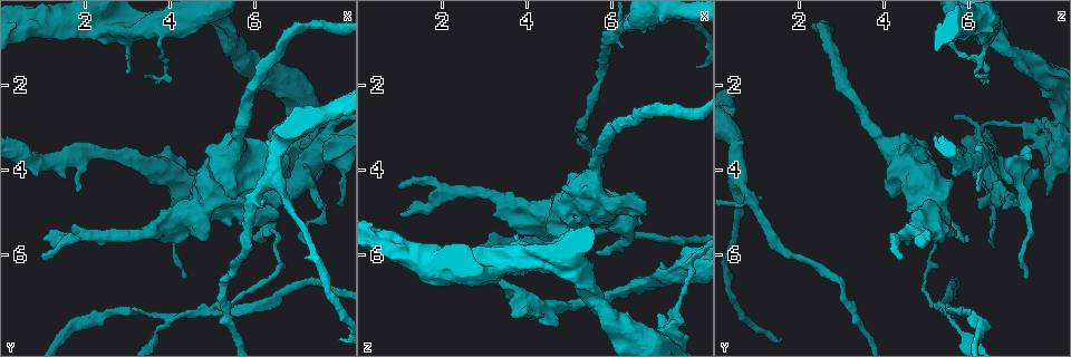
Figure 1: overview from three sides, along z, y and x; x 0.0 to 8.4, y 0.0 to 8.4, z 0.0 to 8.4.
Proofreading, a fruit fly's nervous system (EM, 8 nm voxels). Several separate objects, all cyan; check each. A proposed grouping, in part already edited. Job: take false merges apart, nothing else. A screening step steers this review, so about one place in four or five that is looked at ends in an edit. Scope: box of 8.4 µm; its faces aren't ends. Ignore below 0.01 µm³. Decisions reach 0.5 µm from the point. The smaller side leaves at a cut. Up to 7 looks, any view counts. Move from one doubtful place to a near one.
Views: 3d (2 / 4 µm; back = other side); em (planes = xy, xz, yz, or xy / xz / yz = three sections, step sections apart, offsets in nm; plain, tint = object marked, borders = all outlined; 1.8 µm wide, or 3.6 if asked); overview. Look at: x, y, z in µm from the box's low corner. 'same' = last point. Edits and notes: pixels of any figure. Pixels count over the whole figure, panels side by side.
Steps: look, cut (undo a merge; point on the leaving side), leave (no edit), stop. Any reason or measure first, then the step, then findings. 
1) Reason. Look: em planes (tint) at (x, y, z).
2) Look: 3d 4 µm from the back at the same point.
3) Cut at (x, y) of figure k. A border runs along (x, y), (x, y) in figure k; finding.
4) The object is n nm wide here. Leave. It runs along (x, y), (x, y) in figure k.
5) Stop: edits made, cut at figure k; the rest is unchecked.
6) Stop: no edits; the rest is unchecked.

Calibre changes. Look: em 3.6 µm planes (tint) at (7.40, 3.30, 7.75).

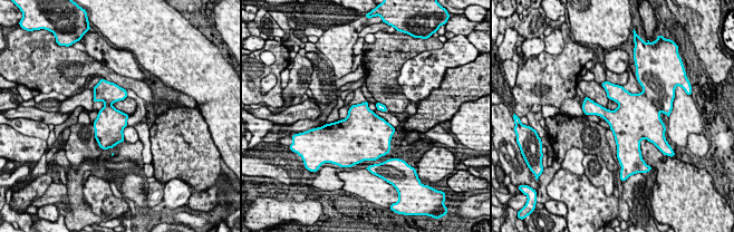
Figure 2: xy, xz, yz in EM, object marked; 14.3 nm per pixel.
The object is 420 nm wide here. Leave. One cell here.

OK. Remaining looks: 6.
Abrupt turn. Look: em xz step 4 (tint) at (6.40, 5.30, 5.65).

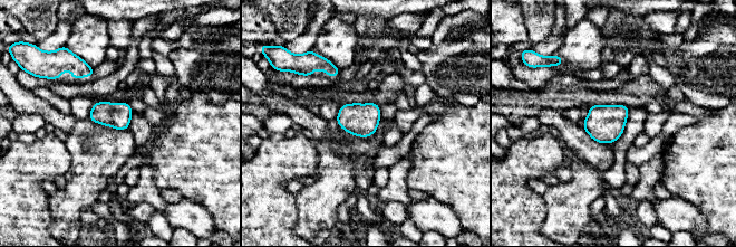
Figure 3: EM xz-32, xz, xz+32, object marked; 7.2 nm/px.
Look: em planes (tint) at the same point.

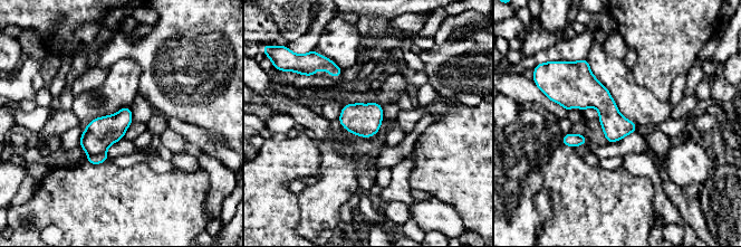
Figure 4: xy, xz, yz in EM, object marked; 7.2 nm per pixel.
Cut at (97, 159) of figure 4. Two cells meet here.

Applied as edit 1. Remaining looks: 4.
Look: overview.

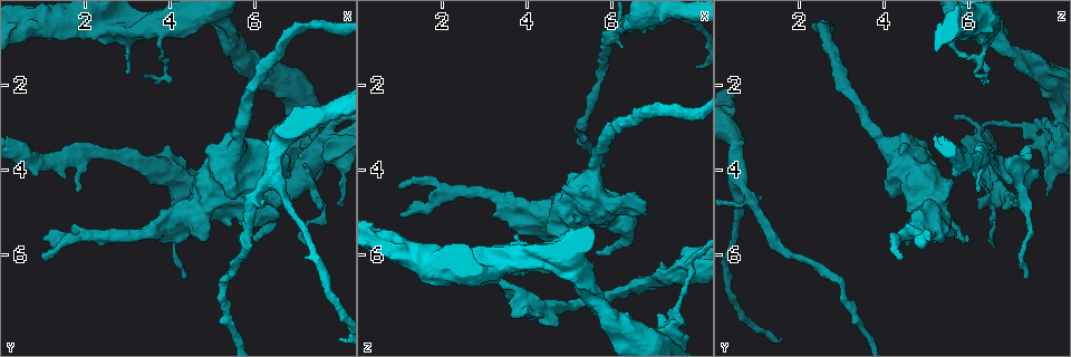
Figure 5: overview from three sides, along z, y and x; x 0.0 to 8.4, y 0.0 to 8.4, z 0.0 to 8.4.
Sudden change in width. Look: em planes (tint) at (3.45, 5.45, 4.75).

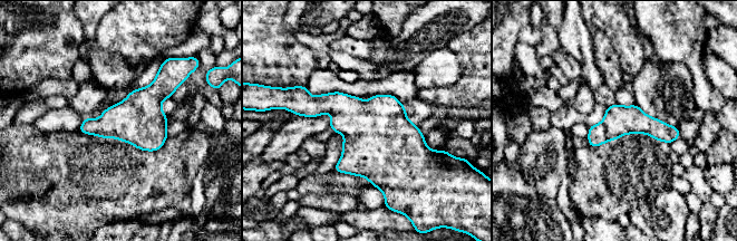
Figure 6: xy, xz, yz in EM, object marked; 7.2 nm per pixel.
Leave. All the same cell.

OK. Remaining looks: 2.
Stop: edits made, cut at figure 4; the rest is unchecked.

